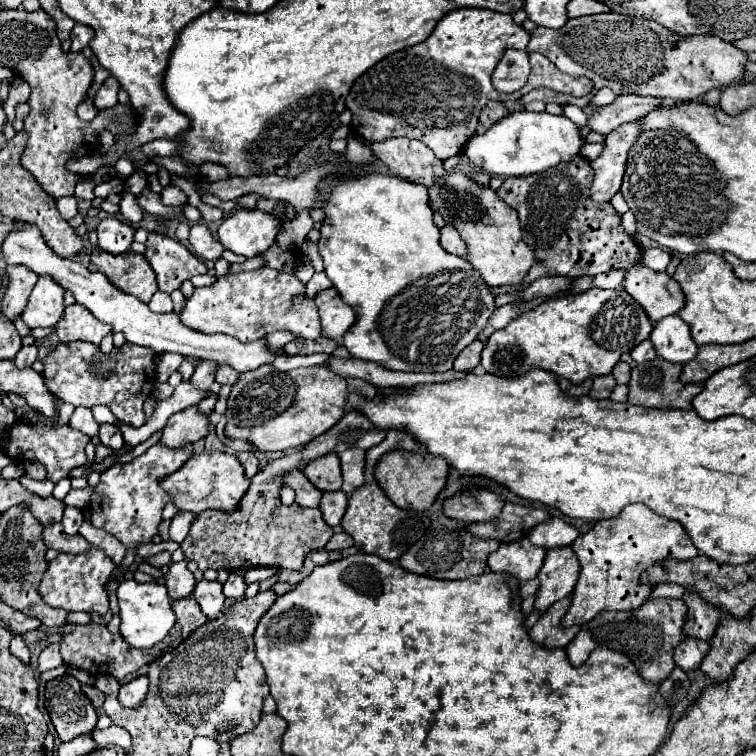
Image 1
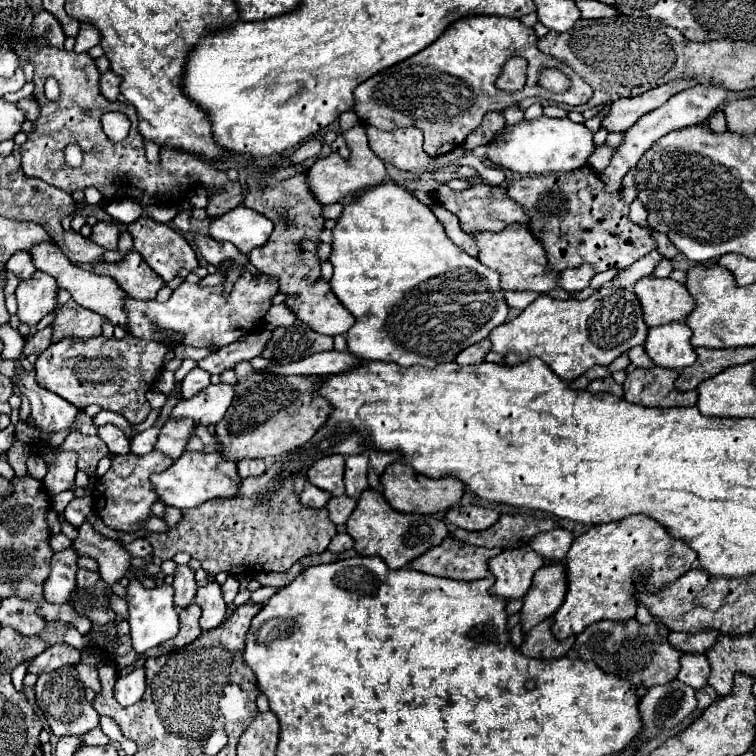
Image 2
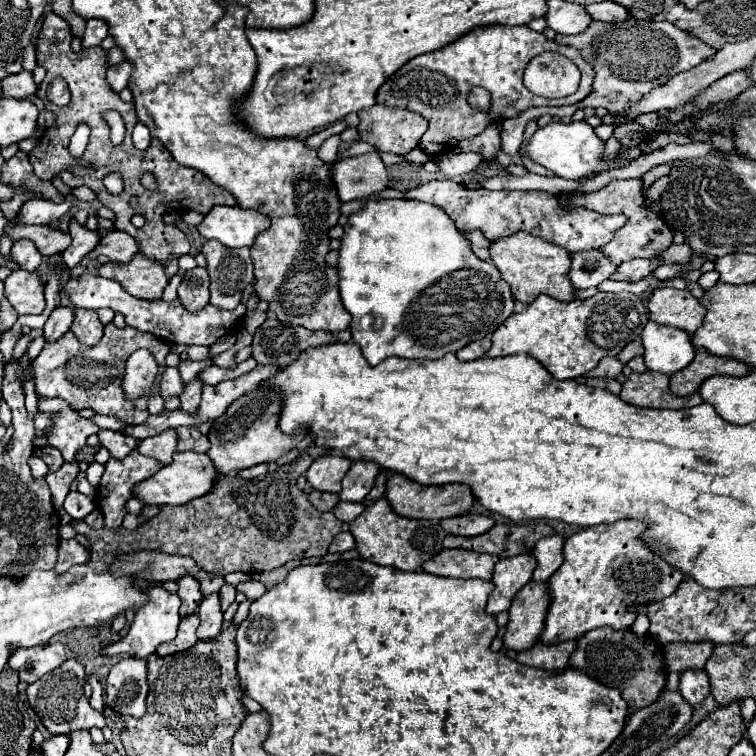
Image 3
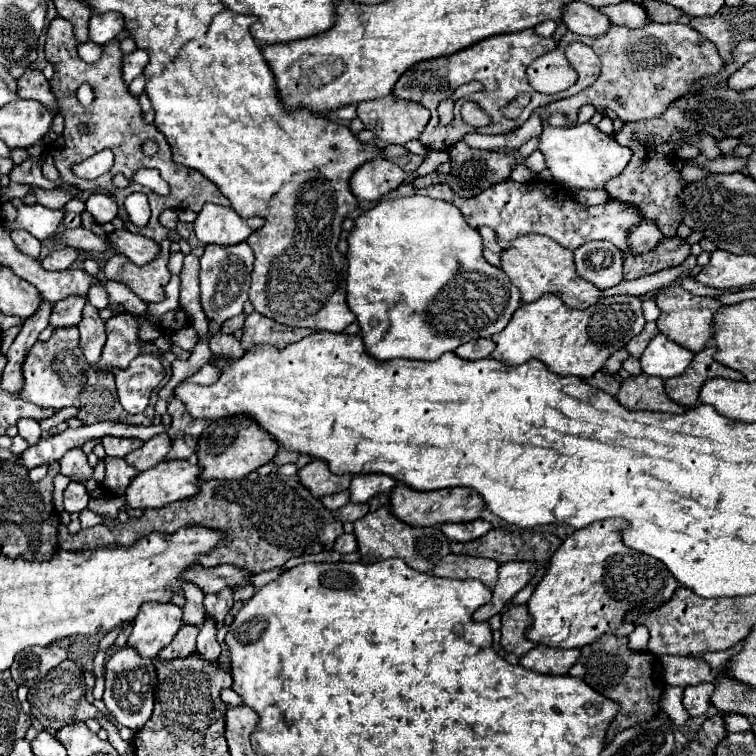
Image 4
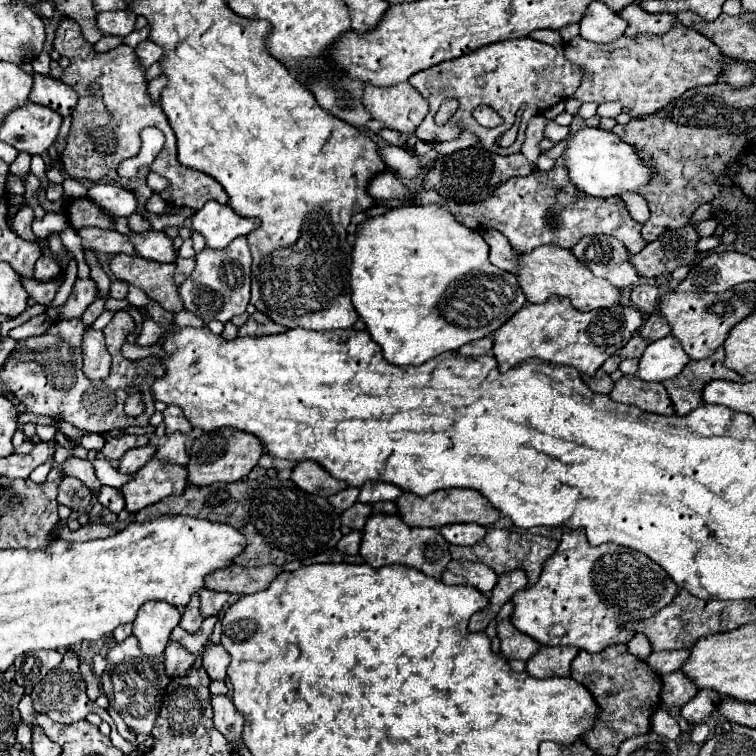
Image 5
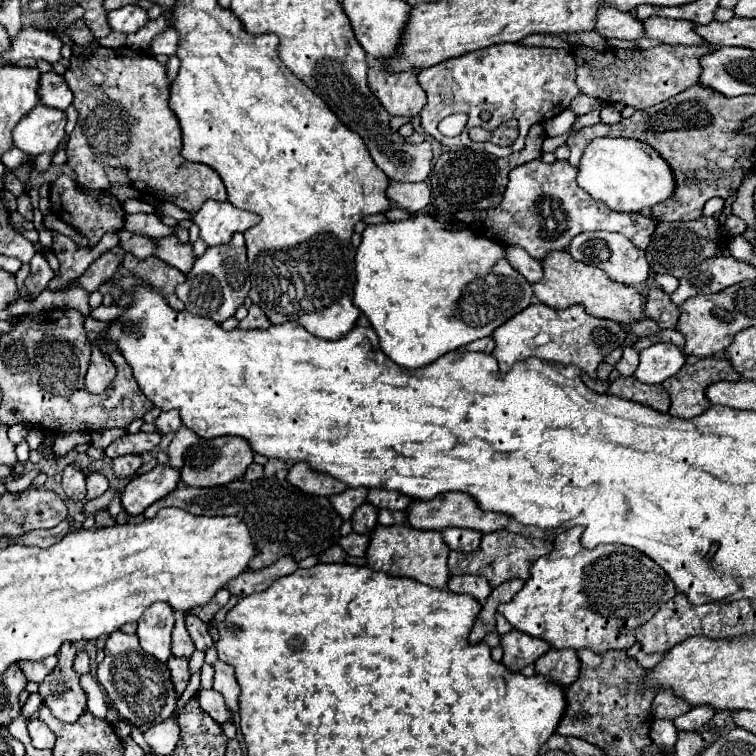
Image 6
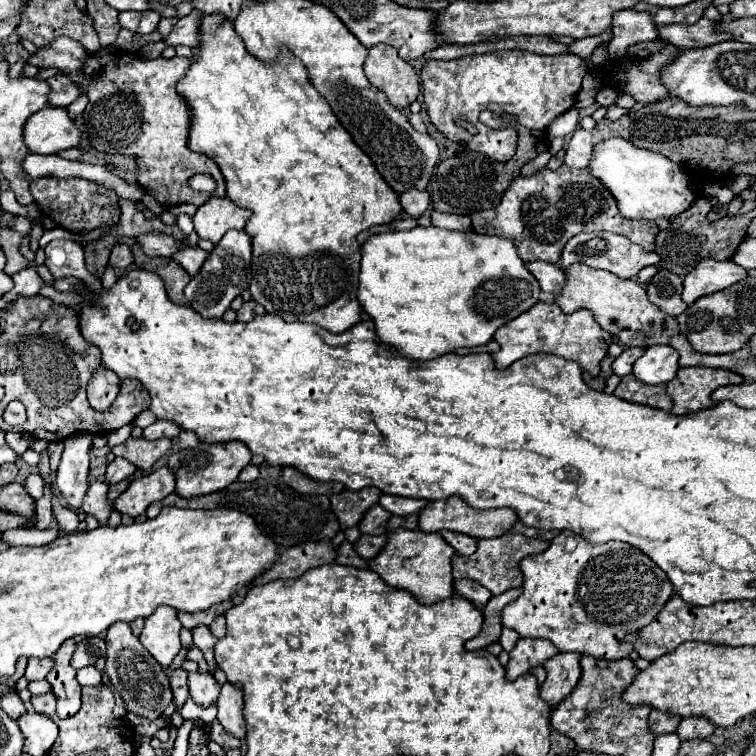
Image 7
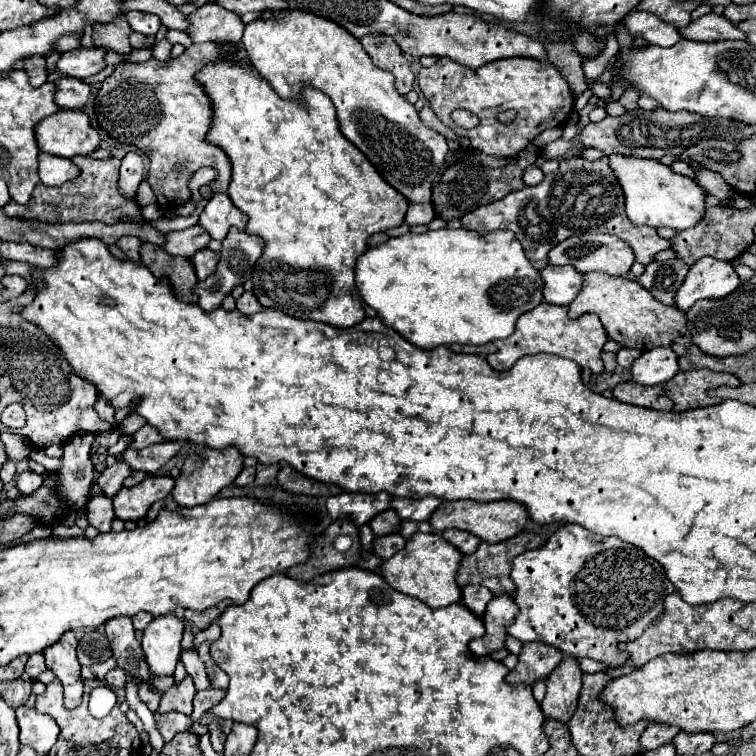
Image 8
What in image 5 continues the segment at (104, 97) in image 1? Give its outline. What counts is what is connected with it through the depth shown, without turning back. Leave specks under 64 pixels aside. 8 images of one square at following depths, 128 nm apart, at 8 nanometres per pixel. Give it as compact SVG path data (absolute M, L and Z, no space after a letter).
M148 38L148 40L144 40L144 42L138 44L136 56L138 56L138 60L140 60L146 68L150 68L154 62L158 62L158 60L162 58L162 48L156 46L156 44Z

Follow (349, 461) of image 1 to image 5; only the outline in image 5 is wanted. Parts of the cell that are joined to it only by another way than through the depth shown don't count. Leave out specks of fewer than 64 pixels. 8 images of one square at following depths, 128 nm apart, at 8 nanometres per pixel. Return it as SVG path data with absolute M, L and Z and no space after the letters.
M370 482L360 488L358 500L364 504L376 504L376 502L396 502L402 496L402 490L394 484L386 482Z

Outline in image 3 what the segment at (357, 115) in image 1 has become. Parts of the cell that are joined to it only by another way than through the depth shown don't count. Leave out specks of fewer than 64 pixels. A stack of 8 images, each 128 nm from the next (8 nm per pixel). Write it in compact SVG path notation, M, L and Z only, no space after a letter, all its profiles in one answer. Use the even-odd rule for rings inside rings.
M482 26L474 32L468 32L460 40L448 44L442 50L416 56L408 64L404 64L398 72L394 72L384 86L378 92L378 104L386 106L404 106L412 112L422 114L430 124L420 140L420 148L428 154L442 154L446 150L452 150L460 140L474 138L488 128L488 120L508 120L512 116L518 116L520 112L528 110L530 106L564 106L564 104L576 104L584 96L590 94L594 80L594 68L580 56L578 48L556 44L552 40L546 40L544 34L530 30L528 26ZM554 50L570 58L578 66L582 79L578 92L548 100L534 96L528 92L522 84L522 72L530 58L534 58L540 52ZM472 86L482 86L492 94L492 108L488 112L474 110L466 94Z

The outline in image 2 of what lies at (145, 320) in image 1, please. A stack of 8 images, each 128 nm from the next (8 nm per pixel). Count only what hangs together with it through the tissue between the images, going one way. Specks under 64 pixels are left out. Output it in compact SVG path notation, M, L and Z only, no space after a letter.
M38 244L30 250L32 258L34 258L34 266L36 270L42 270L50 276L56 278L58 286L68 290L72 294L72 298L84 306L84 308L90 308L94 312L98 312L100 316L106 316L112 324L122 324L126 326L126 312L122 308L122 298L124 298L124 290L120 286L116 286L116 282L108 276L98 276L94 272L88 272L80 266L74 266L68 256L64 256L64 252L60 252L60 248L56 244Z

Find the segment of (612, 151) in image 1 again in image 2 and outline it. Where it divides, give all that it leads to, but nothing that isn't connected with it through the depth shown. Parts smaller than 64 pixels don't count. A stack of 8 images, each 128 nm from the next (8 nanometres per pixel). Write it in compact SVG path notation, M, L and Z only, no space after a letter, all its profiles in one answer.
M698 84L698 86L694 86L694 88L688 88L688 90L684 90L684 92L676 94L676 96L672 96L662 108L656 108L656 110L648 112L646 116L642 116L632 128L626 130L626 140L624 140L624 144L616 150L616 154L614 154L614 158L612 158L612 162L610 162L610 166L602 172L602 176L606 178L606 182L604 182L606 190L608 190L608 192L618 190L622 176L624 176L632 166L638 164L640 156L642 156L656 140L660 140L664 134L668 134L668 132L672 132L672 130L682 130L682 128L688 128L688 126L696 126L696 124L706 122L706 120L714 114L714 110L718 110L718 108L728 100L728 96L730 96L730 90L726 90L726 88L722 88L722 86Z

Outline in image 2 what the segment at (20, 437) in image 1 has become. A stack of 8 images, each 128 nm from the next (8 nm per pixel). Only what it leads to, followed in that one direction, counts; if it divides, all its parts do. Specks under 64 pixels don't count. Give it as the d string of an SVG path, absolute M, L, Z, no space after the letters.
M62 452L62 454L58 454L56 464L48 466L48 474L42 482L50 496L56 496L74 486L74 476L78 470L76 460L78 460L76 452Z

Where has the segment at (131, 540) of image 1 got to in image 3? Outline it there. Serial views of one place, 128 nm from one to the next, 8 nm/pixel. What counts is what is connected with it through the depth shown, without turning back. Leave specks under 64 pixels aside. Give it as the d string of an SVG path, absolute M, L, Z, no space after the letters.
M132 450L126 458L110 458L106 462L104 476L100 480L96 502L104 514L106 528L118 528L126 514L124 504L132 498L132 488L136 482L142 482L156 474L162 464L154 458L142 456L138 450Z

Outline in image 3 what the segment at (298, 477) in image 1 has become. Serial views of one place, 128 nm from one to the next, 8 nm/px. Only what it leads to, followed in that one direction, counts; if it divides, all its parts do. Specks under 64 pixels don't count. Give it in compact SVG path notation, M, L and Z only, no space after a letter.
M312 490L308 494L308 498L312 500L314 508L318 508L320 512L328 512L336 506L336 502L340 502L340 496L338 494L326 494L326 492L318 492L318 490Z

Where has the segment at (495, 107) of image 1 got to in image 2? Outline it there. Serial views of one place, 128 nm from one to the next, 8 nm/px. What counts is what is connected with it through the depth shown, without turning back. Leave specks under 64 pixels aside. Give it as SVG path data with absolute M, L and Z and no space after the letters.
M488 112L484 116L480 128L476 128L476 132L468 134L468 138L464 140L464 148L476 148L476 146L484 146L484 144L492 142L502 128L504 128L502 112Z

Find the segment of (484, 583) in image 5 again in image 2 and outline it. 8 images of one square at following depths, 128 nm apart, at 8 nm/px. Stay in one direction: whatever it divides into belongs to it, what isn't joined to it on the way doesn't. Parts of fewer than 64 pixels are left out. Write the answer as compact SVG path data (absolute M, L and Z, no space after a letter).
M446 538L442 544L416 558L410 568L432 576L470 582L488 576L488 560L498 552L498 548L476 548L466 542Z

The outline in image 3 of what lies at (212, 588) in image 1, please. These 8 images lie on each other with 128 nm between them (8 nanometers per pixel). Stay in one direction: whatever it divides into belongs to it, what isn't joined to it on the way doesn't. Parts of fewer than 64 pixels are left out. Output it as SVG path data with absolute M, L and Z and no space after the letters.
M210 594L202 600L198 608L198 640L214 640L222 632L222 610L220 610L220 600L218 594Z

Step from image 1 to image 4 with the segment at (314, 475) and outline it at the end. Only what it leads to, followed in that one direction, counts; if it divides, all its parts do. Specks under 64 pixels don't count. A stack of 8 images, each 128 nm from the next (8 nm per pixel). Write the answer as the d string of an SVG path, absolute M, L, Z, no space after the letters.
M312 460L306 466L302 466L298 470L298 480L316 498L322 498L322 496L334 494L334 492L342 492L350 484L350 476L336 476L336 474L332 474L324 460Z

